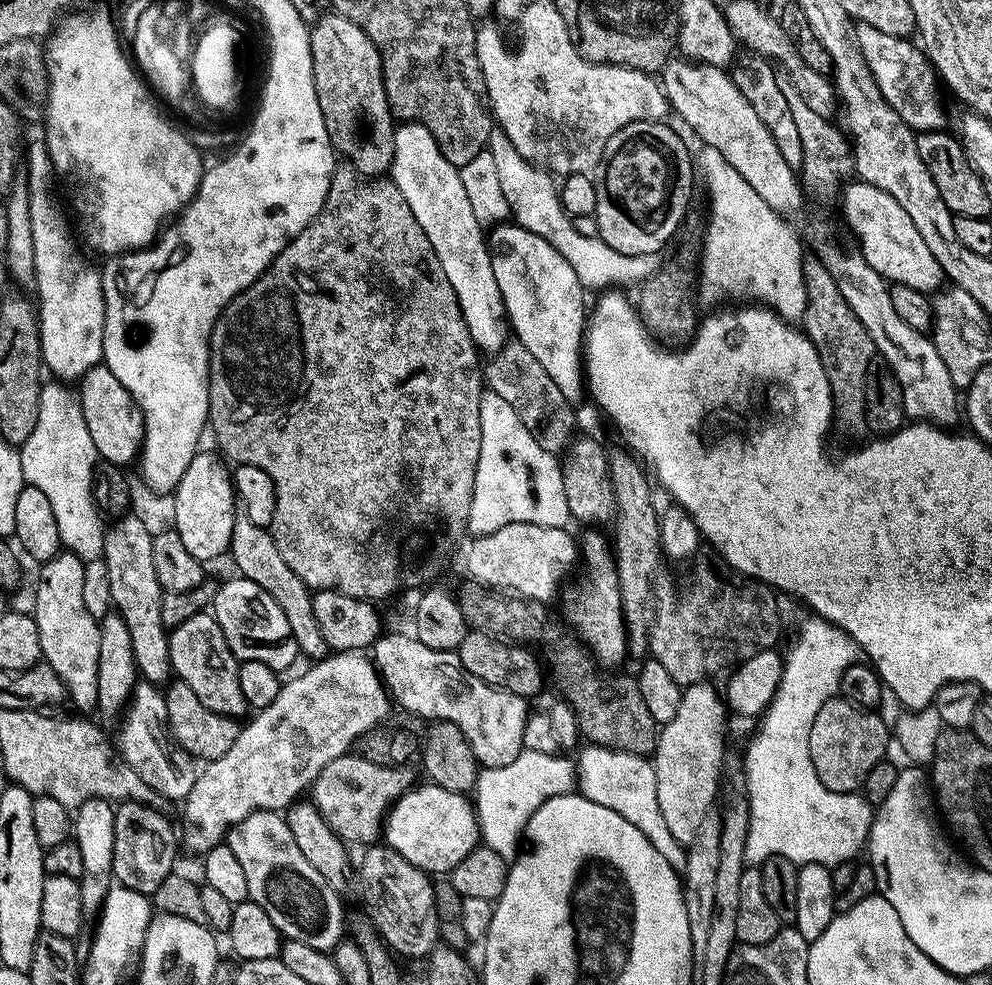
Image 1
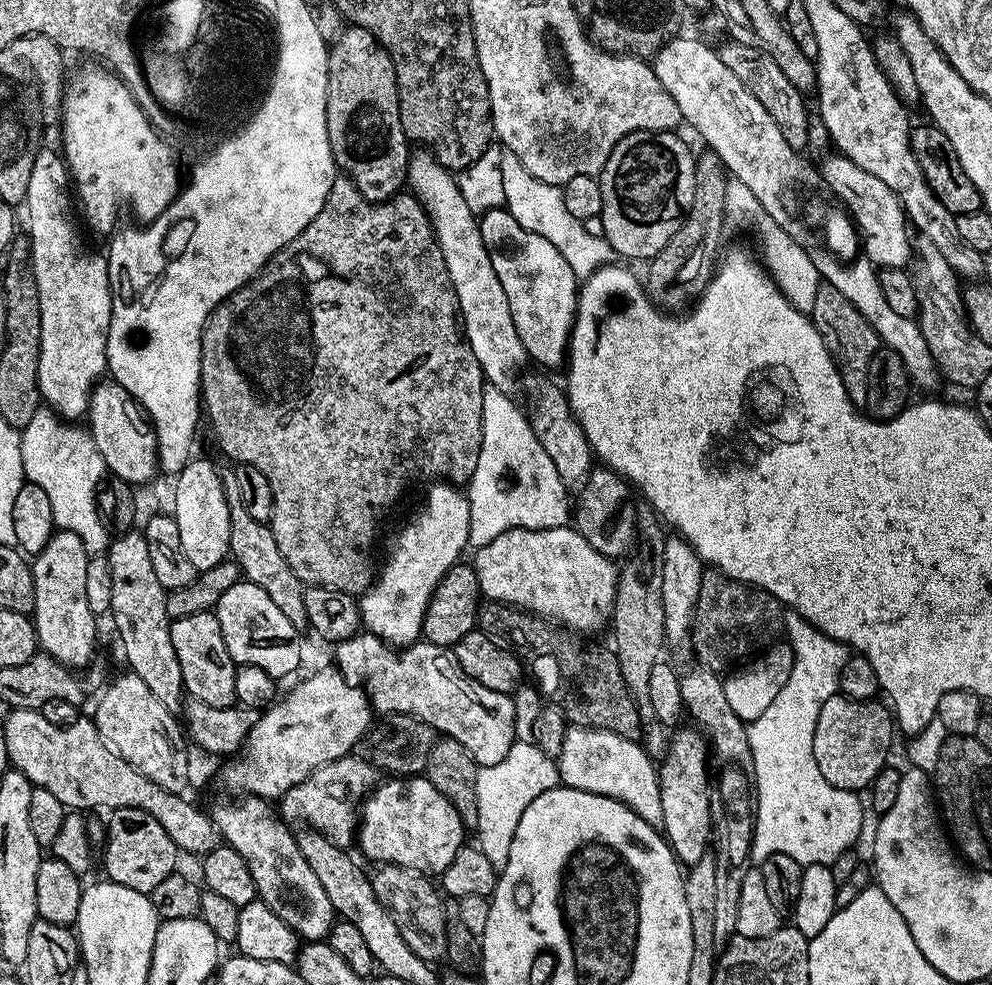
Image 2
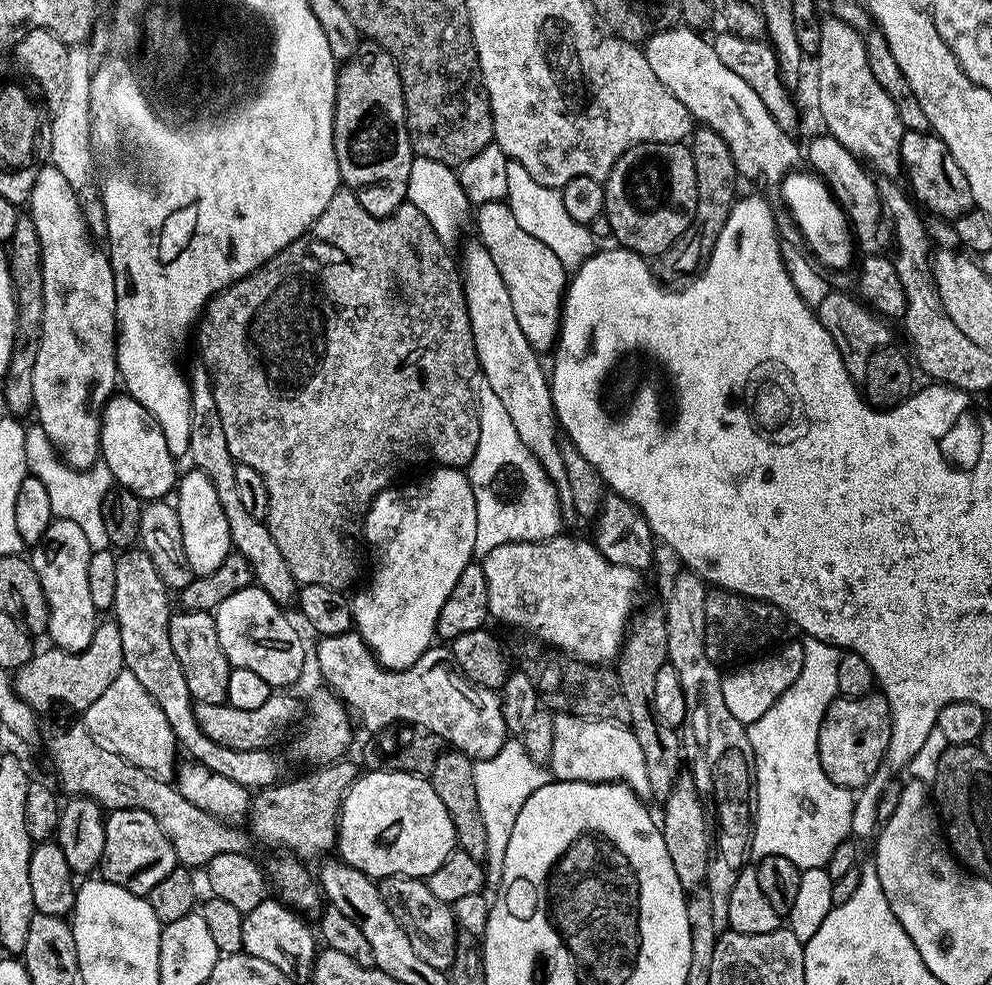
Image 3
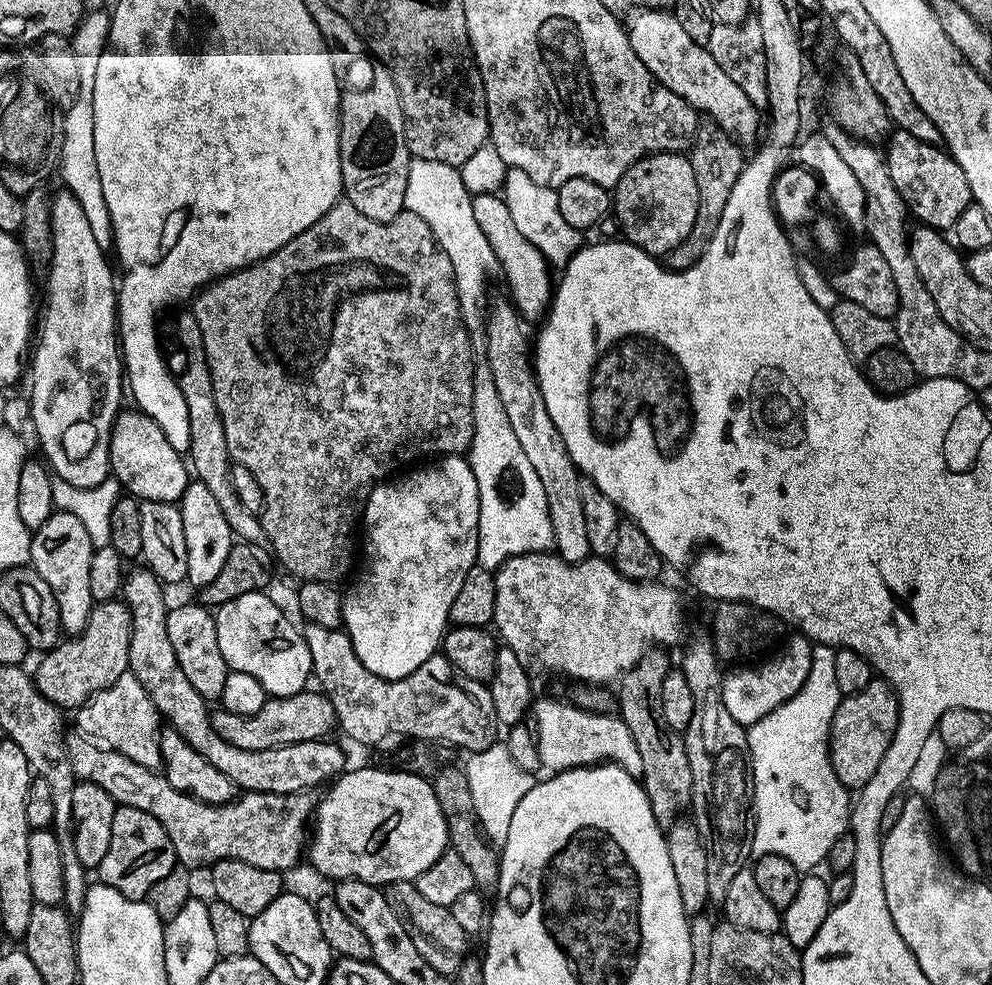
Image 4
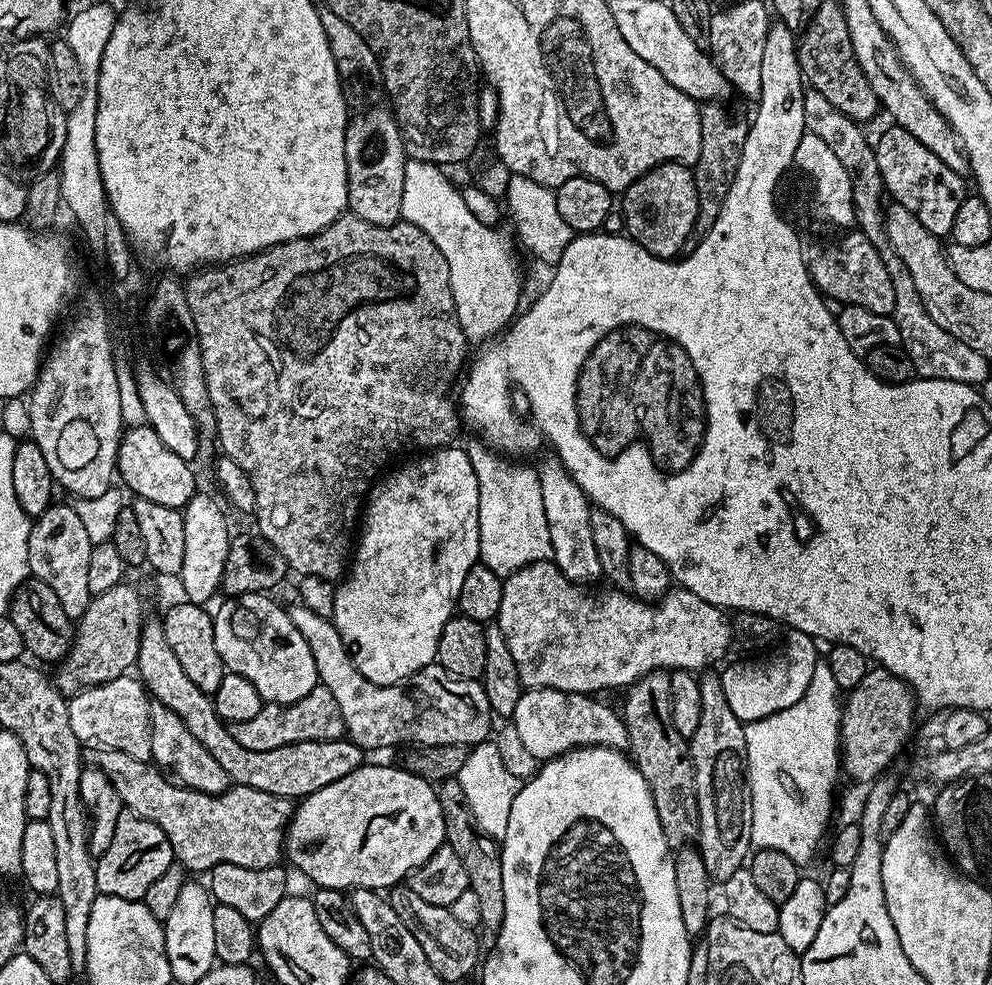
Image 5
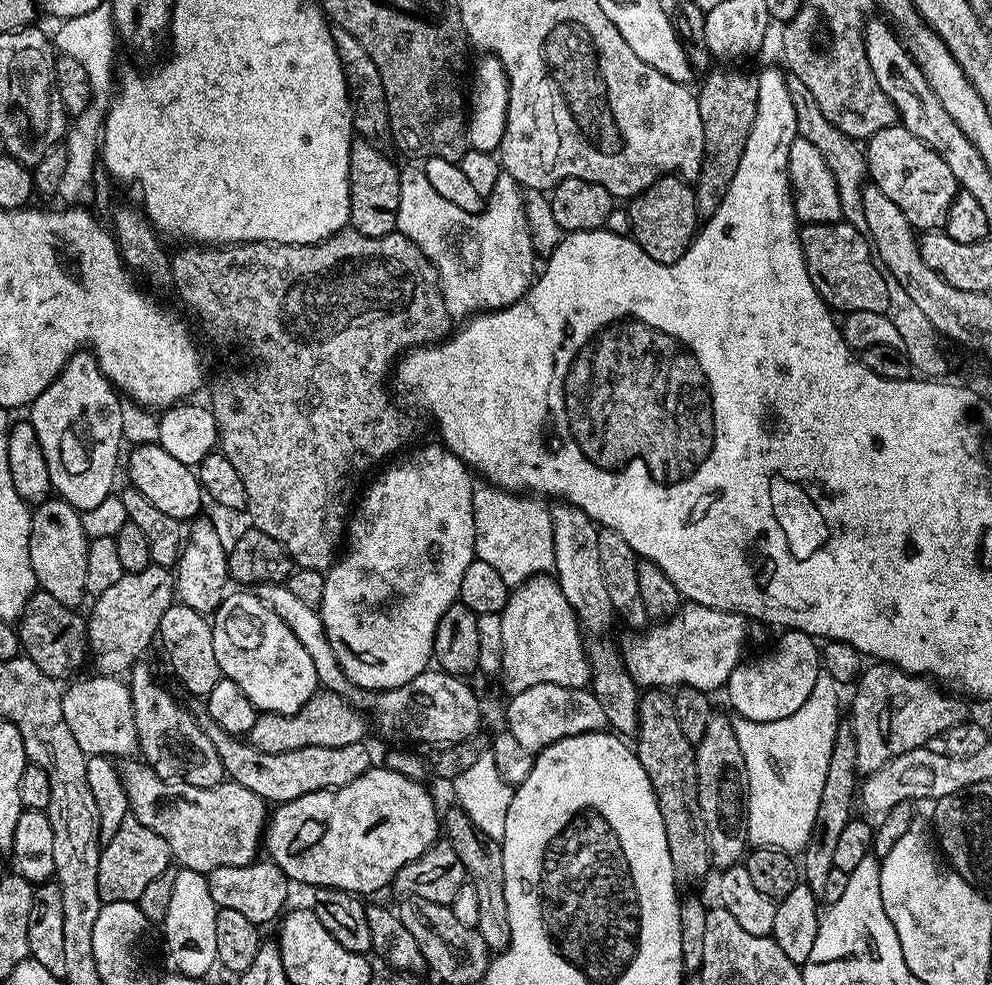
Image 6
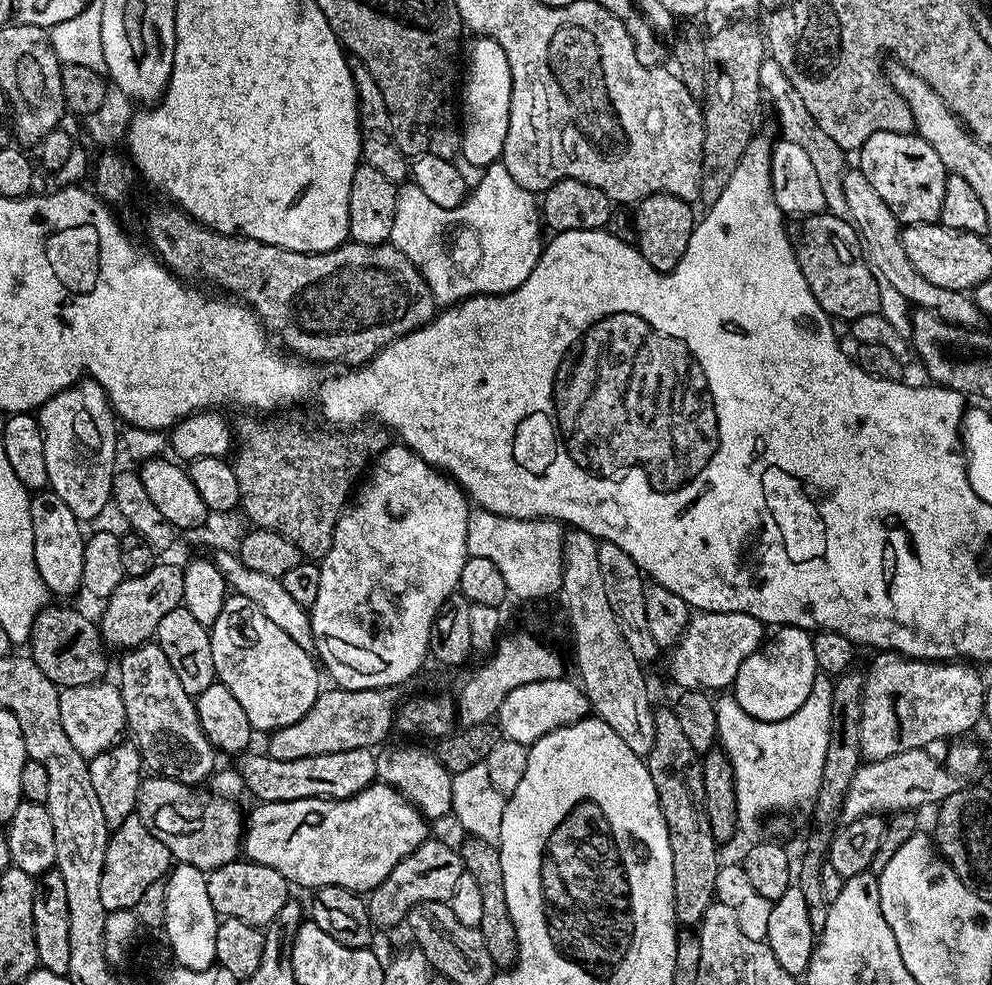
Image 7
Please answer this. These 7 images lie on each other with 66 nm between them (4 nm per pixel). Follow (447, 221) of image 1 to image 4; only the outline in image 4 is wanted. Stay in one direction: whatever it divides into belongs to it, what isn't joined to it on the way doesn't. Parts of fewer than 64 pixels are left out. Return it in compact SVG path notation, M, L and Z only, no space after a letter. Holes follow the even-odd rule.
M507 299L504 300L491 305L484 321L487 366L494 374L494 386L498 390L498 398L502 398L506 418L510 418L510 427L514 429L526 459L538 473L542 490L546 490L550 526L554 526L554 551L566 562L577 564L589 559L592 552L590 537L586 534L586 513L582 510L582 473L570 458L566 442L562 442L562 434L558 434L550 418L550 410L546 410L546 402L536 380L536 370L530 359L530 340L524 337L522 317Z

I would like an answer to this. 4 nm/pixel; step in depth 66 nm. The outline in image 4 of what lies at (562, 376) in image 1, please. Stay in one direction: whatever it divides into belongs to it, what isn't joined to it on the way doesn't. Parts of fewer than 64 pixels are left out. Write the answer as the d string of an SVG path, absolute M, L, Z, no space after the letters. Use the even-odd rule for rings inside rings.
M495 192L478 193L471 199L475 221L493 248L499 271L502 274L504 271L511 303L525 321L539 321L547 313L554 291L554 272L547 258L542 250L538 250L538 246L534 246L520 233L518 226L514 226L514 218L510 218L510 206L506 206L503 195Z

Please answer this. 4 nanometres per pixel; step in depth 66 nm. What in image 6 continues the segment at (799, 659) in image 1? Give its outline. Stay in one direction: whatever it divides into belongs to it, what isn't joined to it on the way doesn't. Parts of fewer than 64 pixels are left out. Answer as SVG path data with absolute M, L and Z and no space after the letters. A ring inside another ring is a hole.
M820 671L818 682L814 682L814 690L810 690L810 698L806 698L806 702L802 702L802 706L798 706L798 710L794 710L794 714L790 714L790 718L778 718L778 722L754 722L753 720L741 720L739 718L732 720L734 734L738 738L738 746L742 746L742 758L746 762L744 777L748 779L748 842L753 849L776 848L778 851L789 854L803 853L806 842L810 838L810 830L814 830L814 818L818 818L818 801L822 798L822 786L826 783L826 766L830 762L830 750L834 746L836 729L842 723L840 696L836 691L838 691L836 680L830 678L830 674Z

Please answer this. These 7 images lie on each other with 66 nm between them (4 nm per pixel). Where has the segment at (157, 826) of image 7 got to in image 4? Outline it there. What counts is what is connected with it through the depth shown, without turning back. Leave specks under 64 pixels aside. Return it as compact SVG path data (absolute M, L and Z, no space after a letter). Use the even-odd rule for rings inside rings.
M83 734L75 735L69 735L66 743L77 781L92 780L96 786L102 786L102 790L106 790L106 794L110 794L110 798L114 798L117 805L134 806L134 810L146 810L146 814L158 818L158 822L162 822L162 830L166 830L174 846L177 861L183 867L189 870L204 867L207 869L219 860L237 860L250 862L250 866L258 866L262 870L274 870L284 874L287 873L287 868L294 867L305 855L306 841L310 836L310 821L318 803L317 797L311 791L294 794L244 792L226 804L207 804L184 792L174 790L174 786L170 786L170 782L159 771L138 766L138 762L130 762L130 758L97 744L95 740L89 740Z

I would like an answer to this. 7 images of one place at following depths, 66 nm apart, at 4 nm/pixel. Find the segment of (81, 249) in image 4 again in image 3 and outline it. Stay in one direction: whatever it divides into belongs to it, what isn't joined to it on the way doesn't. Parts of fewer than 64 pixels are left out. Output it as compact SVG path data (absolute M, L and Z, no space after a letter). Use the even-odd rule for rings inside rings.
M51 162L38 170L26 208L42 242L44 317L38 358L34 362L34 416L40 419L37 420L38 426L52 439L60 457L72 468L83 470L100 460L100 416L104 413L106 402L118 388L114 270L107 251L96 245L99 243L88 231L74 186L66 182L66 177Z

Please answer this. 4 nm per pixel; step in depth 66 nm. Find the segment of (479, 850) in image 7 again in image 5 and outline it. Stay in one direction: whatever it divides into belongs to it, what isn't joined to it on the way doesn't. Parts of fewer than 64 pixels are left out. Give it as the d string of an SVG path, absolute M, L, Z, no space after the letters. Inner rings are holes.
M459 779L446 780L439 785L438 795L444 819L444 838L449 846L458 854L462 866L466 866L468 888L474 890L478 898L480 910L479 927L485 928L489 934L499 932L502 918L506 914L506 898L502 890L502 858L500 844L492 837L484 835L476 826L476 819L470 810L470 802L466 802L466 793L462 791Z

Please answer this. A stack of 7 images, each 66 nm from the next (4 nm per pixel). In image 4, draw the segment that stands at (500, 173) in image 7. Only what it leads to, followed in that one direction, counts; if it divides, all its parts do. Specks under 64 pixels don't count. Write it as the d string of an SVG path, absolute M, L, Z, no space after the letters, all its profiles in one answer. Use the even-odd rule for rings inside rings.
M409 159L404 207L407 211L418 214L418 218L422 218L426 226L430 226L438 246L446 250L446 258L450 258L454 267L459 308L462 310L463 322L471 340L472 359L475 363L487 363L488 351L484 330L485 308L488 304L486 286L490 276L497 273L498 265L490 242L487 242L485 234L475 221L471 197L463 184L459 169L451 168L449 164L442 162Z

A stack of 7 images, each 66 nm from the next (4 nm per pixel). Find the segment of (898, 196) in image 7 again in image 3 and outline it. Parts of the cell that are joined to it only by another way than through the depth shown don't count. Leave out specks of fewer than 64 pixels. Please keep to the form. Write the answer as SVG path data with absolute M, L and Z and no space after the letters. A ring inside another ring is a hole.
M905 131L900 143L900 163L906 176L908 172L907 187L915 203L925 209L928 207L936 218L955 218L963 212L973 211L970 182L966 182L962 166L954 162L954 154L950 154L946 142L942 142L934 134Z

